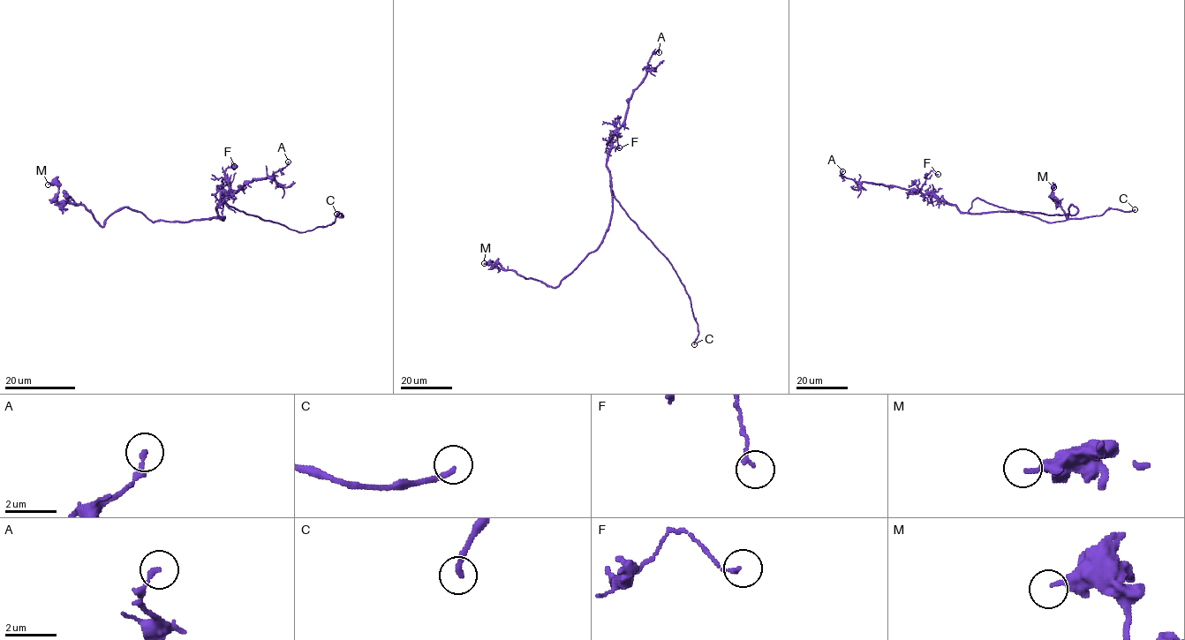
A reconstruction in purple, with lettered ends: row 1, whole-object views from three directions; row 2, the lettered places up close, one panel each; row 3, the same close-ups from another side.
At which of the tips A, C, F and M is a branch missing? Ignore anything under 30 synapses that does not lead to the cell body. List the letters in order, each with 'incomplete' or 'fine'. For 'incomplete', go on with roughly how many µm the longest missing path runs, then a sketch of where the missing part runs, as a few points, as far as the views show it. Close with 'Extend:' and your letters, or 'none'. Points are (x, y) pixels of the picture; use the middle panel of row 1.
A: fine
C: incomplete; missing 5 µm
F: fine
M: fine
Extend: C

